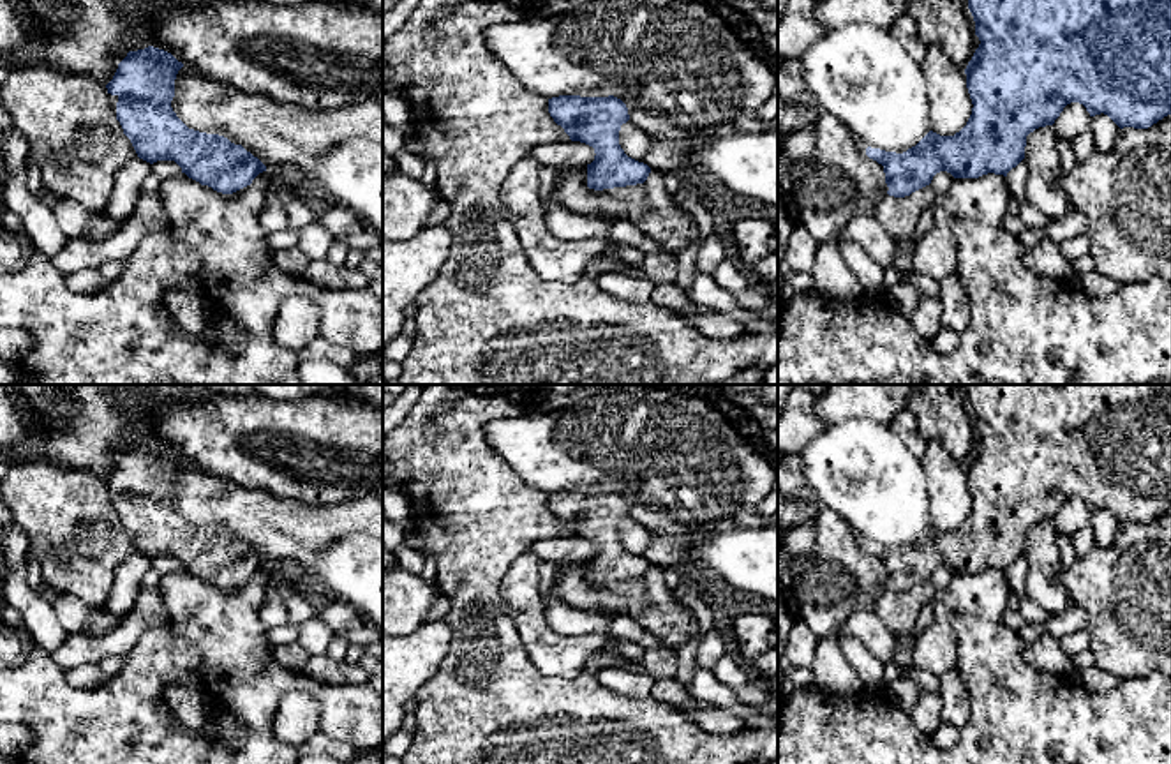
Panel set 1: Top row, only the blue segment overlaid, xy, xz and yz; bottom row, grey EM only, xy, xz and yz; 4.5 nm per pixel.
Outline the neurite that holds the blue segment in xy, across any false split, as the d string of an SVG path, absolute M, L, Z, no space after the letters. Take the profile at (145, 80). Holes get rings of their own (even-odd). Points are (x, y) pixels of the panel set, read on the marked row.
M148 46L118 64L108 94L116 95L116 120L139 159L175 161L189 178L233 194L266 171L242 145L189 129L173 111L175 79L183 67L171 53Z

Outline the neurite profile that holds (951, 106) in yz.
M936 44L928 46L921 65L929 99L931 131L954 136L966 125L973 108L965 69L958 67Z

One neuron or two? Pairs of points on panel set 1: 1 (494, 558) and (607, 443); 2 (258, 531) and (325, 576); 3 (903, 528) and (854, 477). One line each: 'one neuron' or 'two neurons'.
1: two neurons
2: two neurons
3: one neuron

